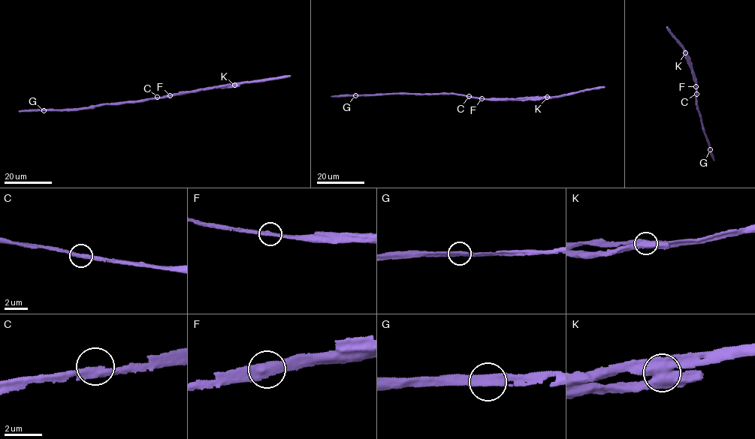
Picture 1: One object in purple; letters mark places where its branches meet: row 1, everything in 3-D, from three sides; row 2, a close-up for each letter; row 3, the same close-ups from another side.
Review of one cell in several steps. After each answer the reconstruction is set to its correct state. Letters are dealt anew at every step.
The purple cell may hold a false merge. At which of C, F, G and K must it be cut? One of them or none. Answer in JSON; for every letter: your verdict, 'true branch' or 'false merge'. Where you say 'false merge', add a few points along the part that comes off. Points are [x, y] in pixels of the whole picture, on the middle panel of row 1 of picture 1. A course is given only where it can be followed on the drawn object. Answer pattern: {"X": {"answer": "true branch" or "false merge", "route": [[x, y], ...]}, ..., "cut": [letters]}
{"C": {"answer": "true branch"}, "F": {"answer": "true branch"}, "G": {"answer": "true branch"}, "K": {"answer": "false merge", "route": [[547, 97], [605, 87]]}, "cut": ["K"]}

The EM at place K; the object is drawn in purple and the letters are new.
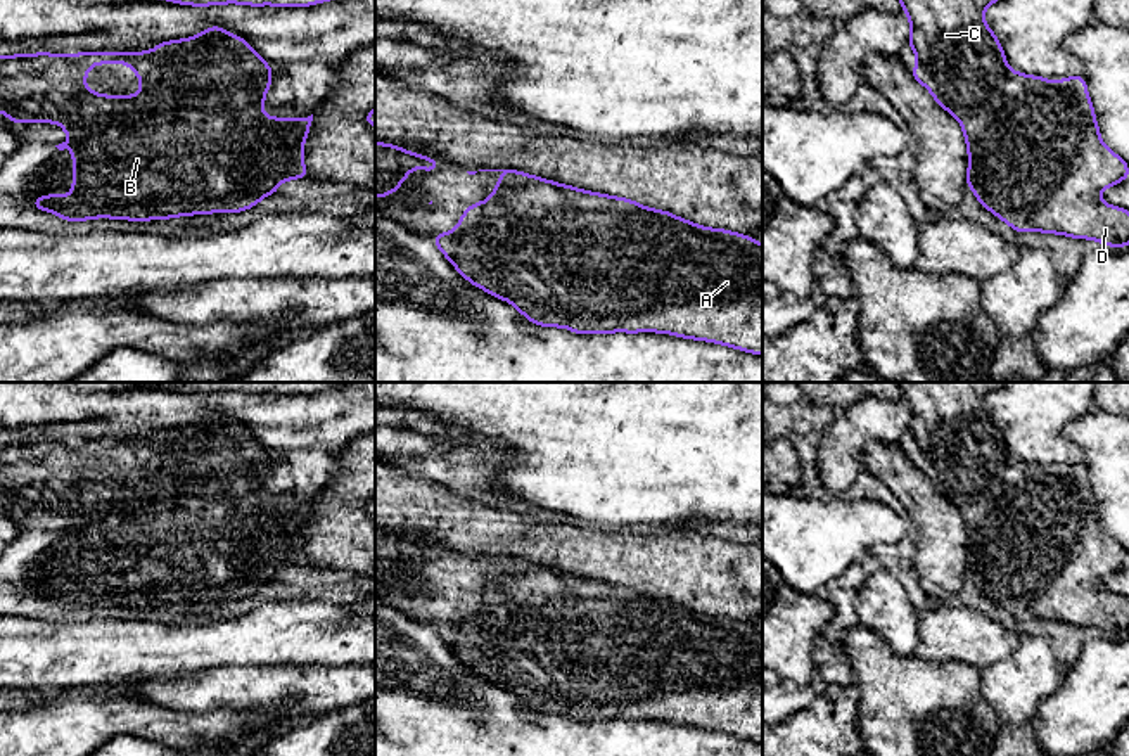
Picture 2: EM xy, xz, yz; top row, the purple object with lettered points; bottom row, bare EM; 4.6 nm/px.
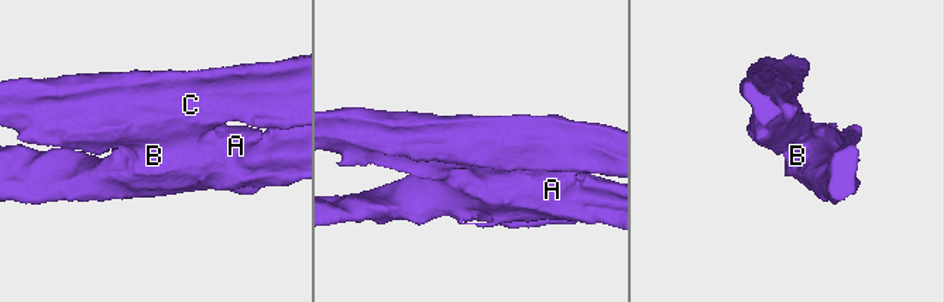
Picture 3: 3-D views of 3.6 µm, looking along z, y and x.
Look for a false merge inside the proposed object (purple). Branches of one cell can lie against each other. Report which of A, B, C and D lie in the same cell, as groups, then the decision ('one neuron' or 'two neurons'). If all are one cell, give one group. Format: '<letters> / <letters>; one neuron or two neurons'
A B D / C; two neurons

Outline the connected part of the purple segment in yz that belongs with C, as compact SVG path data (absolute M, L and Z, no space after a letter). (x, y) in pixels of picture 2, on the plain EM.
M897 382L911 410L909 434L918 445L911 464L960 510L987 514L1003 491L1008 450L996 422L984 410L987 393L1003 382Z

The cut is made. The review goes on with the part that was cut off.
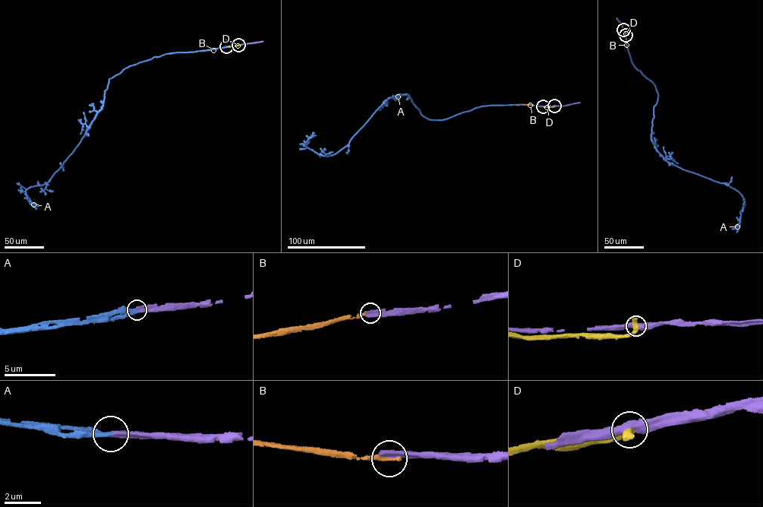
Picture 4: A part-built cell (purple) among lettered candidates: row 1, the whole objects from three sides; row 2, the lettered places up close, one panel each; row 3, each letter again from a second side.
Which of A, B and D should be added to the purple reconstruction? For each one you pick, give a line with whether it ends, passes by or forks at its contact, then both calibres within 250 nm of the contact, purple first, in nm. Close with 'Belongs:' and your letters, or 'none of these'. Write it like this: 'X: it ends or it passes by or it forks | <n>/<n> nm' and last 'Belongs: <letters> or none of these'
A: it ends | 360/340 nm
Belongs: A

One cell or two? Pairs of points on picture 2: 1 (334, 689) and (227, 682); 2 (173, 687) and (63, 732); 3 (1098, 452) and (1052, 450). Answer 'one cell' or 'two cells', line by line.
1: one cell
2: two cells
3: two cells

